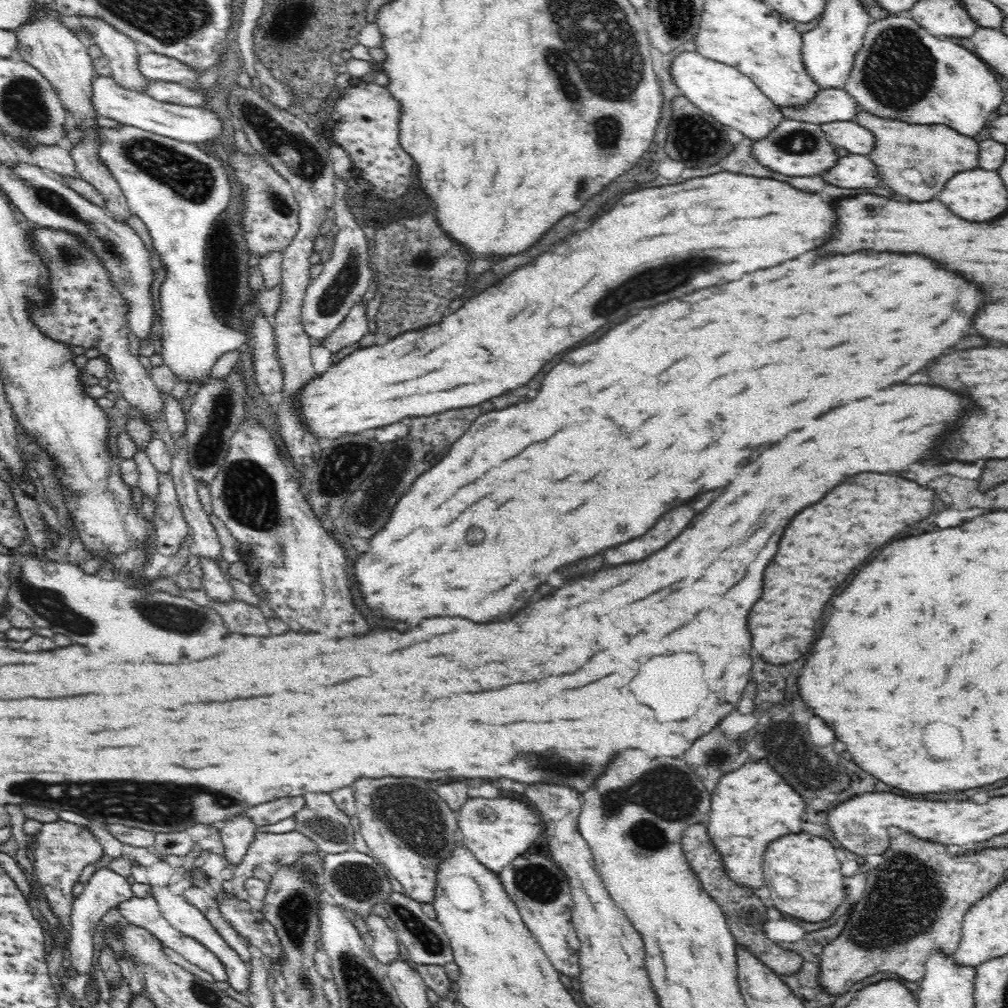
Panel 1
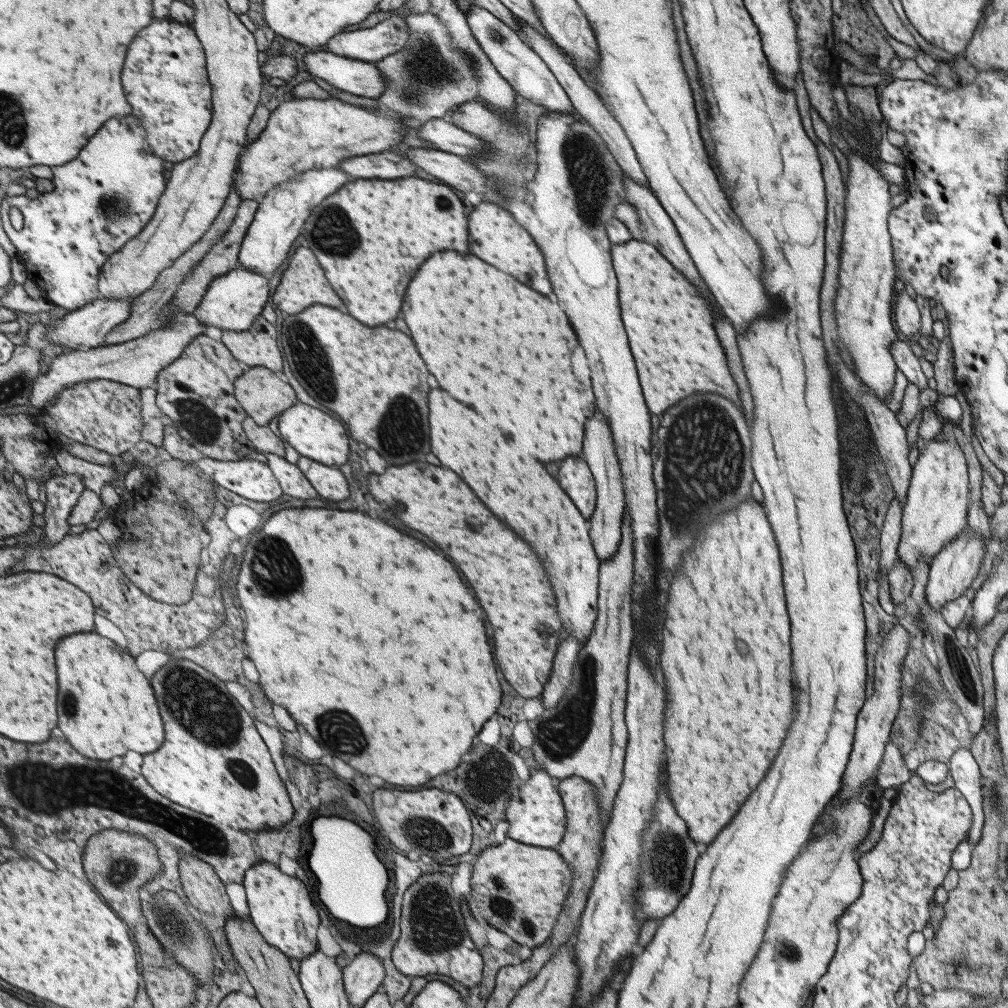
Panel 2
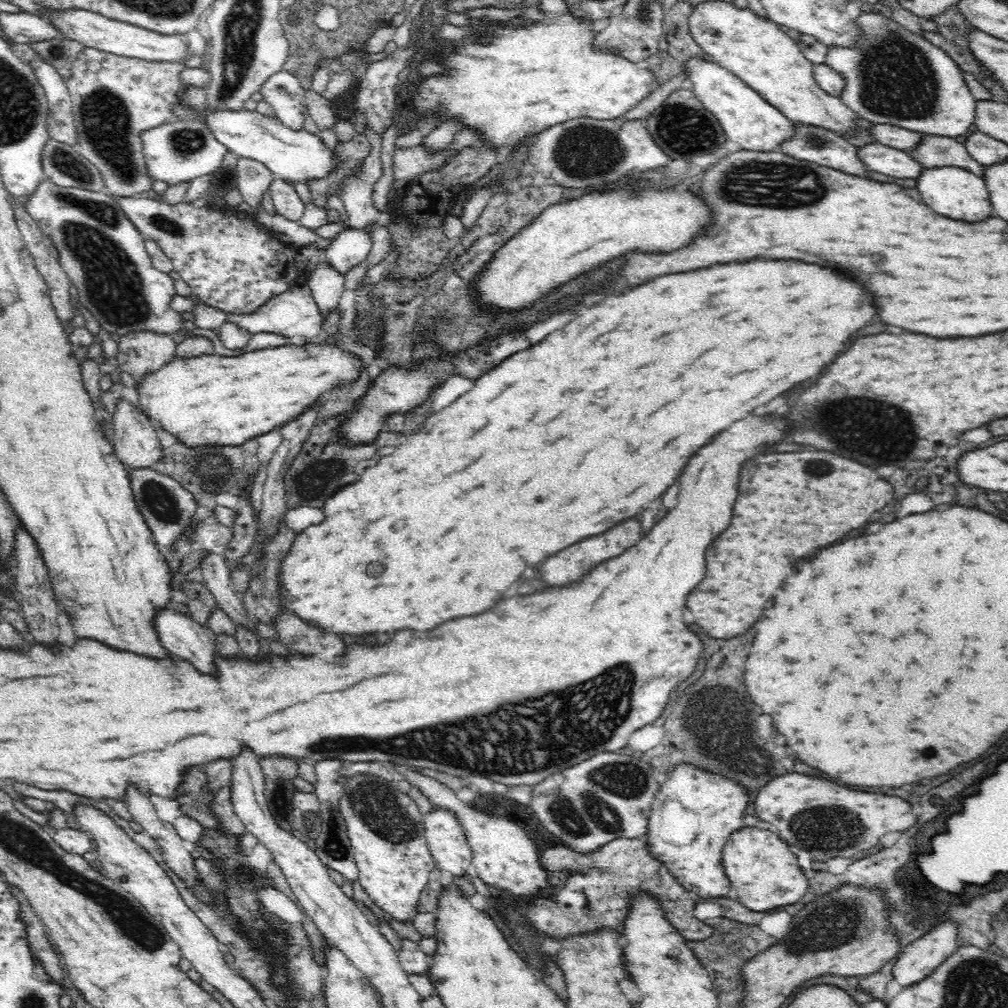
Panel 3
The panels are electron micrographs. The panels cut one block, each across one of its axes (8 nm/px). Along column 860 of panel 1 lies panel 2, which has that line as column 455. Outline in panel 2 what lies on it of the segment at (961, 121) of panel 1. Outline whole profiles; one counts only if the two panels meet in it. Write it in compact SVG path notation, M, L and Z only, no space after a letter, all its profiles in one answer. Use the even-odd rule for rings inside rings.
M429 11L407 16L405 21L410 31L407 44L376 64L386 78L386 90L375 100L404 118L415 118L421 123L441 118L465 102L478 100L471 60L454 47L442 21Z

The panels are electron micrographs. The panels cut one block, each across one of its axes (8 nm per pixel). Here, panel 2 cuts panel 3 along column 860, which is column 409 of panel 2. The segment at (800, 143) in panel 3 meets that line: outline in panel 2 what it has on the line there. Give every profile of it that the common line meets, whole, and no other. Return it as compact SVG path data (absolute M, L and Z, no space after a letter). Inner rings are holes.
M379 152L371 156L354 156L345 159L339 166L347 168L347 174L355 178L379 178L379 180L393 180L403 176L413 176L415 166L393 152Z

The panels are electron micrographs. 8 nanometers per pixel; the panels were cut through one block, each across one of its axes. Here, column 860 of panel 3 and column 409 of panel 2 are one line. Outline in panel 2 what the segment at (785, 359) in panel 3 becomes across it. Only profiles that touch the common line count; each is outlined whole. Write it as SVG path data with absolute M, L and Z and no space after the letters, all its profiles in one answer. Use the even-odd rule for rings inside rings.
M437 252L427 258L407 288L403 322L409 326L409 336L415 336L439 388L451 392L455 400L473 408L489 404L499 426L509 426L509 420L511 426L523 426L523 434L535 446L531 454L539 460L563 460L581 452L583 424L593 410L593 392L583 348L557 304L471 254L463 258L457 252Z

